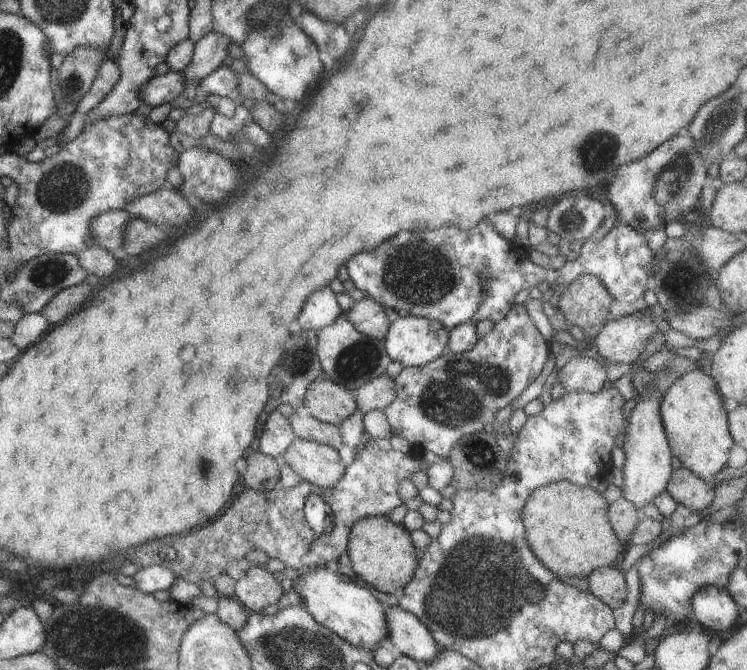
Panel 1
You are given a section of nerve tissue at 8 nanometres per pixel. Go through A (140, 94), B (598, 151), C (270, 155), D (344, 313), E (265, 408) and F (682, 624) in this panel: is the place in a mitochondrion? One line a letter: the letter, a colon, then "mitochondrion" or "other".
A: other
B: mitochondrion
C: other
D: other
E: other
F: other

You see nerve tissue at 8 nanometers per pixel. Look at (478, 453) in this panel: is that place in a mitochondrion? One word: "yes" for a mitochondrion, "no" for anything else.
yes

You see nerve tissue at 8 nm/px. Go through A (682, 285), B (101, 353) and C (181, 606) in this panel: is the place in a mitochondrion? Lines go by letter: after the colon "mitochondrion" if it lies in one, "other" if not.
A: mitochondrion
B: other
C: other

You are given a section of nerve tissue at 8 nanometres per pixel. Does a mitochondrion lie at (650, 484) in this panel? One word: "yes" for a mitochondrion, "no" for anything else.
no

